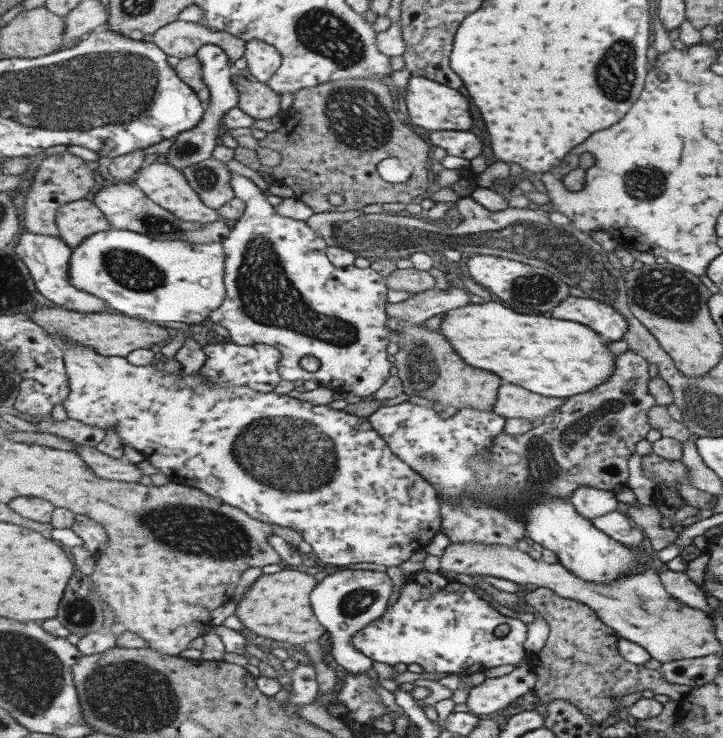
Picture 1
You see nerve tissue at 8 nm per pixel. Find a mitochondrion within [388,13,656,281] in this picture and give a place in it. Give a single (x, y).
(615, 72)

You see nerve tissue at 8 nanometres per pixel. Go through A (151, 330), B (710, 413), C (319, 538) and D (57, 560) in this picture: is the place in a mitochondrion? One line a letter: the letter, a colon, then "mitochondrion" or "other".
A: other
B: mitochondrion
C: other
D: other

